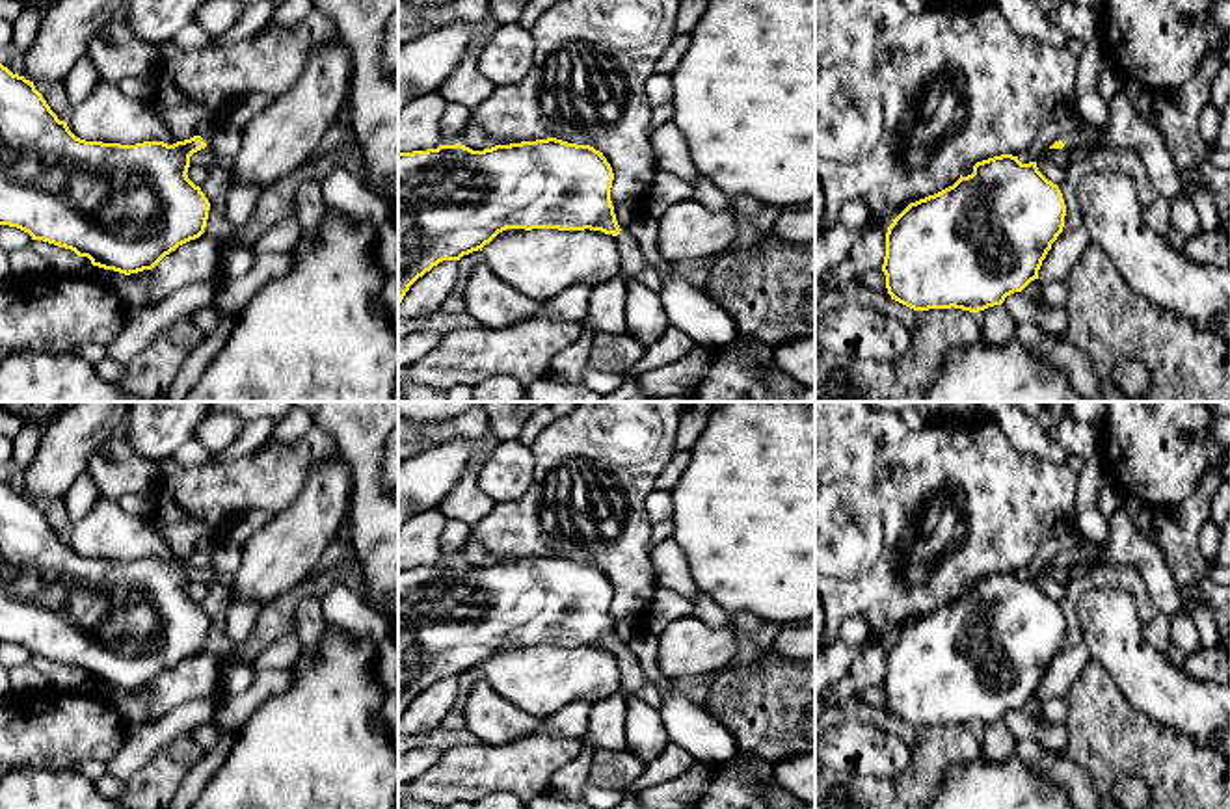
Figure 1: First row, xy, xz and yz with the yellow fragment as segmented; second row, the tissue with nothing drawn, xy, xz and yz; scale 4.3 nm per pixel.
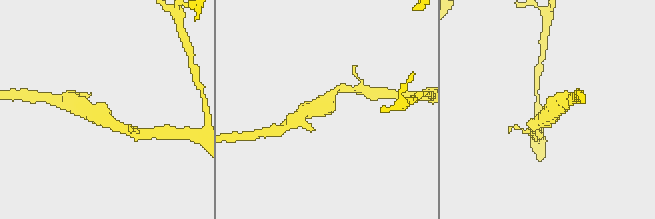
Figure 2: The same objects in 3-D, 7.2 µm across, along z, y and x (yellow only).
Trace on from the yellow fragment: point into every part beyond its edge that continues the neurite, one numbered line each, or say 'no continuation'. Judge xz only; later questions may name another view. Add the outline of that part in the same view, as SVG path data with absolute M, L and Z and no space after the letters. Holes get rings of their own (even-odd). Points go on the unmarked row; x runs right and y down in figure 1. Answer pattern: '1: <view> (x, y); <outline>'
1: xz (689, 726); M627 647L618 649L620 692L636 696L646 686L661 694L661 716L674 744L687 749L698 763L716 768L731 761L739 748L731 733L702 705L702 694L675 686L675 681L646 677L640 660Z

